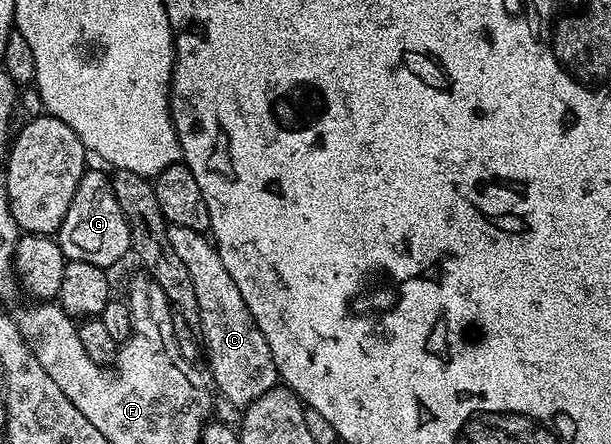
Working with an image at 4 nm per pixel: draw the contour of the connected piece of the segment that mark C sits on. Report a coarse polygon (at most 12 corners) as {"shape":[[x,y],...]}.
{"shape":[[168,224],[213,388],[247,407],[278,368],[205,232]]}

